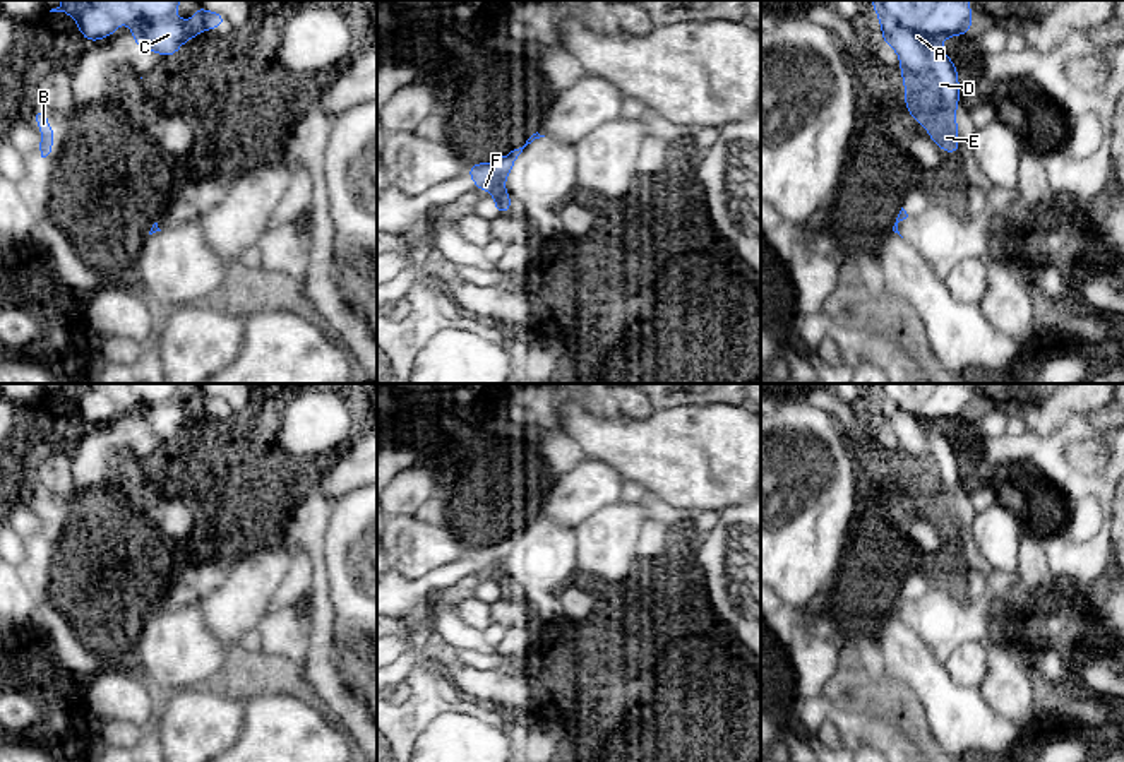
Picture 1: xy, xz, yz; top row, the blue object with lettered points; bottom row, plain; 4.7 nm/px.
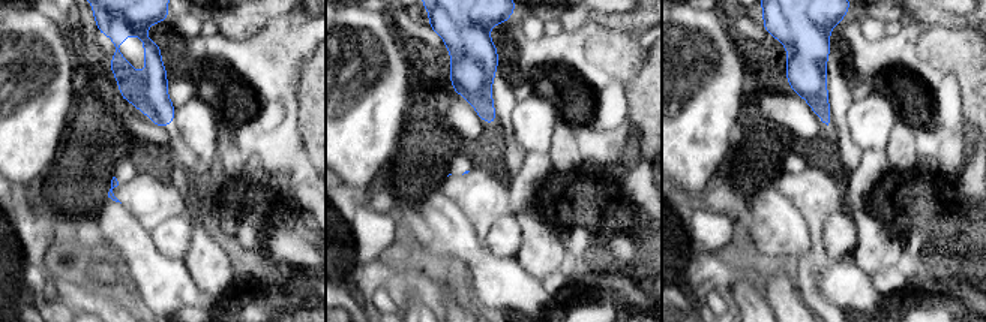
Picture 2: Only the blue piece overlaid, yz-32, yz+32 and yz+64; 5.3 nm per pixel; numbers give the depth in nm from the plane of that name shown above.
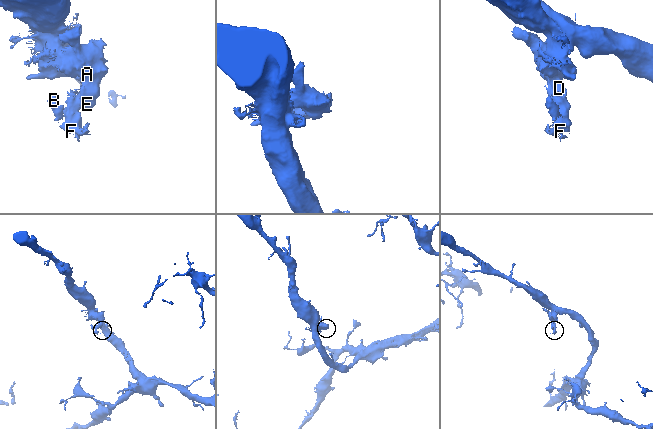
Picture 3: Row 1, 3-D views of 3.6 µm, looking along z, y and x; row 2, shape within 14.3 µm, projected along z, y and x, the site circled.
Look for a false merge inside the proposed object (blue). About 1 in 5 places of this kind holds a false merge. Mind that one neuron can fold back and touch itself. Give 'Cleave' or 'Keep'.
Keep

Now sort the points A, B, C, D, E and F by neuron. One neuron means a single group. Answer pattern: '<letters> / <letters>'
A B C D E F

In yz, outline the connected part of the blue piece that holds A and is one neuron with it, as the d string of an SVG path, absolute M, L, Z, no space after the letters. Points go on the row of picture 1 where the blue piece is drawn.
M870 0L881 17L882 43L900 55L903 101L930 139L954 156L960 149L956 104L961 99L956 68L941 48L948 36L973 27L966 0Z

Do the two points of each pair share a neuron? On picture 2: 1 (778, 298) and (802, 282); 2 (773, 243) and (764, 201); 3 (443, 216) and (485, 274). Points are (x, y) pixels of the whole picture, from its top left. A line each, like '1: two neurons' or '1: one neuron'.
1: two neurons
2: one neuron
3: one neuron

